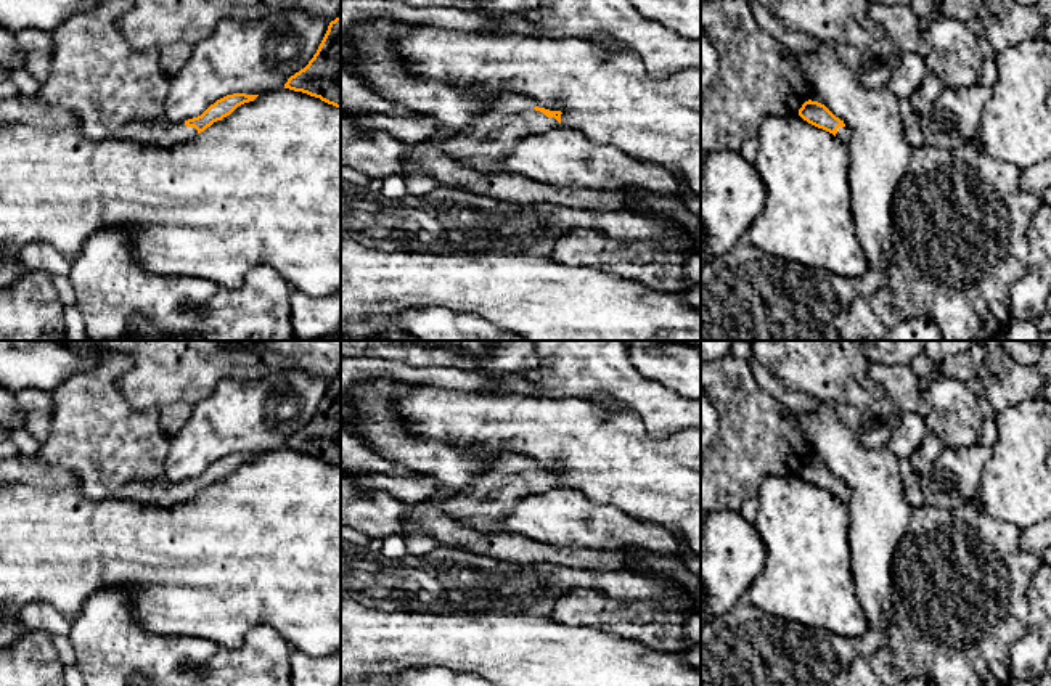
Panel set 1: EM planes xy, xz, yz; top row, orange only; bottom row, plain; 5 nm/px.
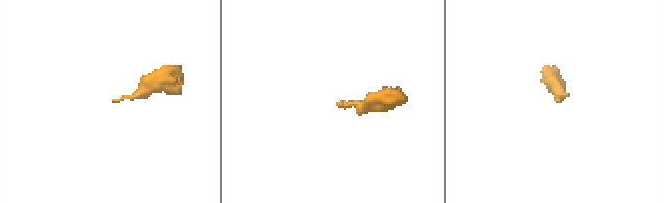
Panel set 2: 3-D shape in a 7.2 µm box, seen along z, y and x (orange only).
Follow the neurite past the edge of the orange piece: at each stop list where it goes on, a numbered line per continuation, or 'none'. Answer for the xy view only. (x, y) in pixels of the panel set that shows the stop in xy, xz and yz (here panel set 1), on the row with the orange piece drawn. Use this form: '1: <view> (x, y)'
1: xy (163, 132)

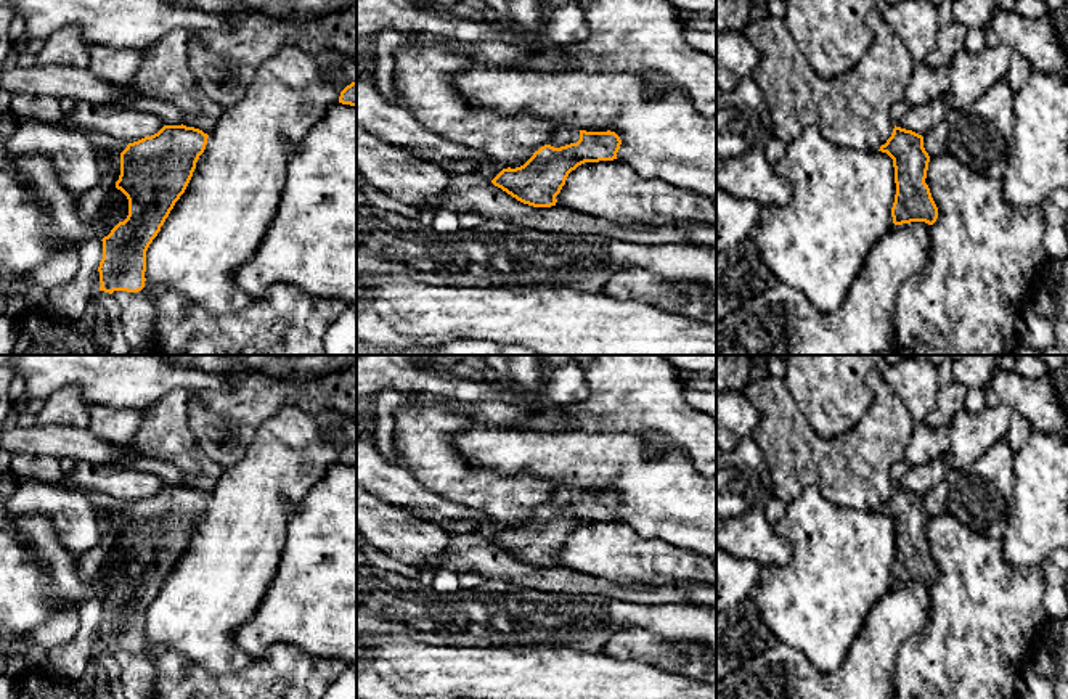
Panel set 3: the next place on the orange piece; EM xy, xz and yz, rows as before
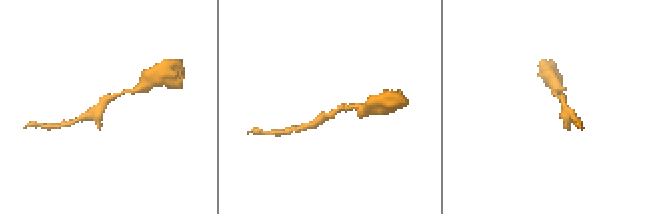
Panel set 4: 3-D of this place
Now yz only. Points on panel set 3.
none

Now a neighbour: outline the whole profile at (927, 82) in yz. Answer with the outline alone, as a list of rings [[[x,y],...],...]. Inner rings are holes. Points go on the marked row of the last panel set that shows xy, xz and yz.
[[[917,63],[907,88],[904,92],[904,101],[911,106],[927,104],[935,98],[943,98],[949,88],[949,67],[948,66],[927,66]]]

